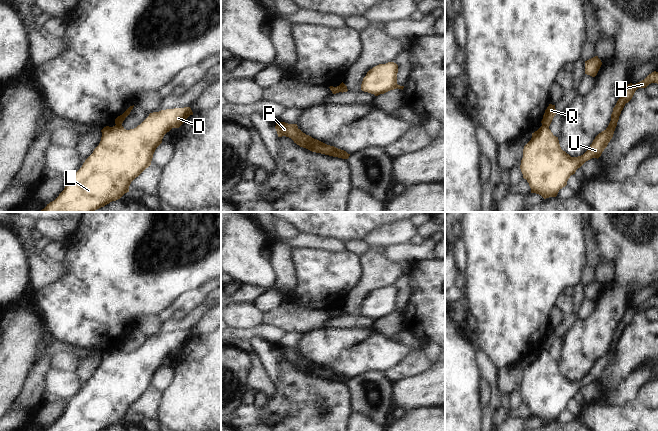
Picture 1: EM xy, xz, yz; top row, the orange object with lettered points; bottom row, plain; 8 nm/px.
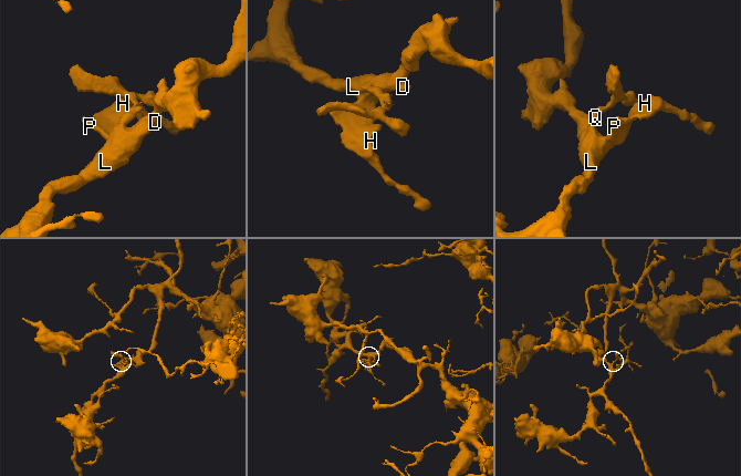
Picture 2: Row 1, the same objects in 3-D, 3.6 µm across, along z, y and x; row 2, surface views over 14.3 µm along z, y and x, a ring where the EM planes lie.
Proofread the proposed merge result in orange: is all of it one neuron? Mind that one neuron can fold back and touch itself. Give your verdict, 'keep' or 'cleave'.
cleave

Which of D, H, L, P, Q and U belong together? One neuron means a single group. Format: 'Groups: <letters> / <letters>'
Groups: D H L P U / Q

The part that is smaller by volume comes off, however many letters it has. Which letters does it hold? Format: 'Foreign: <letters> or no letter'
Foreign: Q

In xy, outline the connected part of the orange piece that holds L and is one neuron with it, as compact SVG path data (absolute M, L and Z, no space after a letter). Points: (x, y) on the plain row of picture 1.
M190 331L174 332L150 337L136 352L126 354L123 350L106 350L99 369L74 397L59 420L46 431L104 431L129 416L131 406L151 389L156 372L164 359L172 352L179 352L193 339Z

